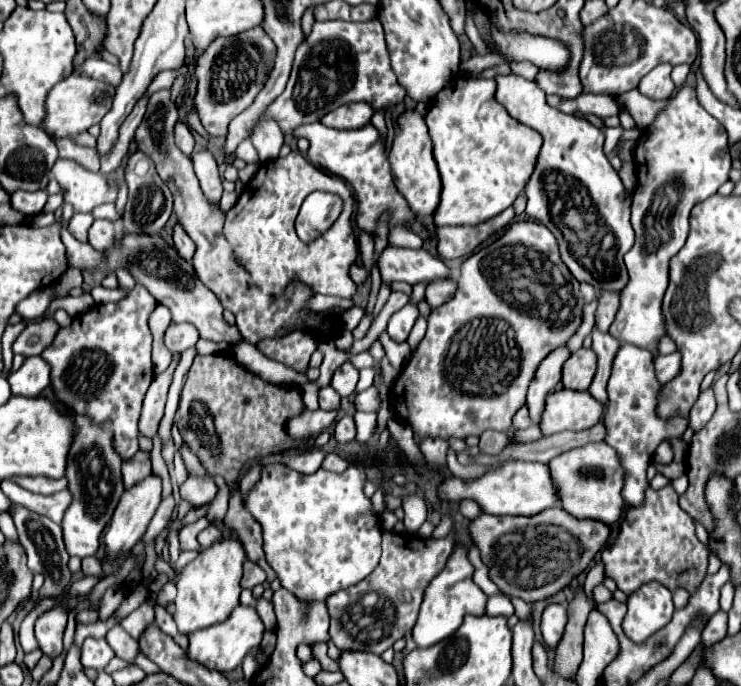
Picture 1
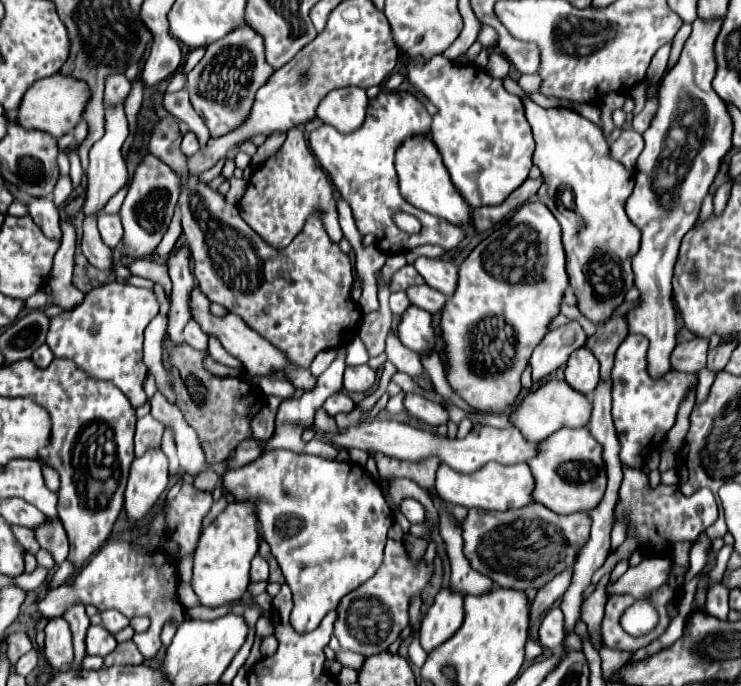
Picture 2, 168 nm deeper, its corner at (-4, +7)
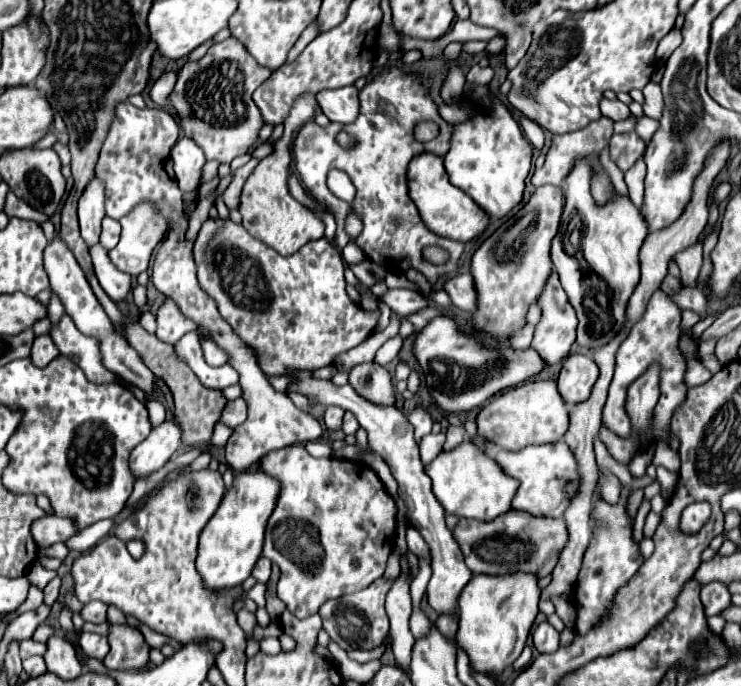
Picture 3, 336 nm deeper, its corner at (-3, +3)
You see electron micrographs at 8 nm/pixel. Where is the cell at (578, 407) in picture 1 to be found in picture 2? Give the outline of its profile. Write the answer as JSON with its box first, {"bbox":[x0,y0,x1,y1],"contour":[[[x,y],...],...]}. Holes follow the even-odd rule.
{"bbox":[509,379,593,443],"contour":[[[549,379],[547,383],[539,385],[537,389],[527,391],[523,401],[509,413],[509,421],[515,429],[519,429],[523,433],[523,437],[527,437],[527,441],[539,443],[539,441],[547,439],[551,433],[555,433],[557,429],[585,427],[589,423],[591,409],[593,407],[591,407],[589,399],[583,393],[573,391],[565,379]]]}

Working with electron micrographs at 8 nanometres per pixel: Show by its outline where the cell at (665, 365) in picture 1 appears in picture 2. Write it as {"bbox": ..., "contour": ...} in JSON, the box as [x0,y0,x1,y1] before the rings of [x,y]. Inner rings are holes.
{"bbox":[671,337,709,373],"contour":[[[703,337],[679,343],[671,355],[673,369],[683,373],[699,373],[707,363],[707,351],[709,351],[709,341],[703,341]]]}

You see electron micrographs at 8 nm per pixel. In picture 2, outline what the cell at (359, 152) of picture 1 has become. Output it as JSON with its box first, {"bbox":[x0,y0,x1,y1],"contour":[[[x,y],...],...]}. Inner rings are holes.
{"bbox":[309,91,465,255],"contour":[[[381,91],[375,99],[371,99],[363,125],[353,133],[343,135],[331,125],[321,125],[317,131],[309,133],[309,147],[319,167],[329,175],[335,191],[351,205],[359,233],[361,235],[371,233],[375,237],[377,247],[387,255],[407,253],[419,245],[441,245],[445,251],[449,251],[459,247],[459,243],[465,239],[463,227],[415,209],[399,193],[397,173],[393,165],[395,151],[407,137],[429,133],[431,133],[431,115],[427,113],[425,105],[407,91]],[[395,211],[415,215],[423,225],[421,231],[417,235],[409,235],[397,229],[397,225],[391,219]]]}

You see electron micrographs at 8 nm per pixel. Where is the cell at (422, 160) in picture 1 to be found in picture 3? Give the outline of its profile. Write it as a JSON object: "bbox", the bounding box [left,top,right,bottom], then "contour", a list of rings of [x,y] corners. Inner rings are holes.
{"bbox":[406,153,488,243],"contour":[[[434,153],[416,155],[408,165],[406,183],[408,183],[408,195],[414,201],[414,205],[418,207],[422,221],[434,233],[466,243],[486,229],[488,215],[462,189],[454,187],[448,181],[448,175],[446,175],[444,165],[442,165],[442,157],[438,157]]]}

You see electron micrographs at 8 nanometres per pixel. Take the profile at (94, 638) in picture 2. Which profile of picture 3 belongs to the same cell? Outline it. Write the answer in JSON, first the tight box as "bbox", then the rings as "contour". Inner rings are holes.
{"bbox":[80,633,110,661],"contour":[[[80,633],[80,647],[88,657],[94,657],[94,659],[100,659],[100,661],[110,651],[108,639],[102,637],[102,635],[96,635],[96,633]]]}

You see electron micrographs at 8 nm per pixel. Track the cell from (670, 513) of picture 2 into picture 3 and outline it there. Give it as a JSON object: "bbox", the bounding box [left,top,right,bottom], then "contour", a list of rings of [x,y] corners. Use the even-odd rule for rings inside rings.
{"bbox":[680,503,710,535],"contour":[[[690,503],[680,515],[680,531],[686,535],[698,533],[710,521],[710,503]]]}

